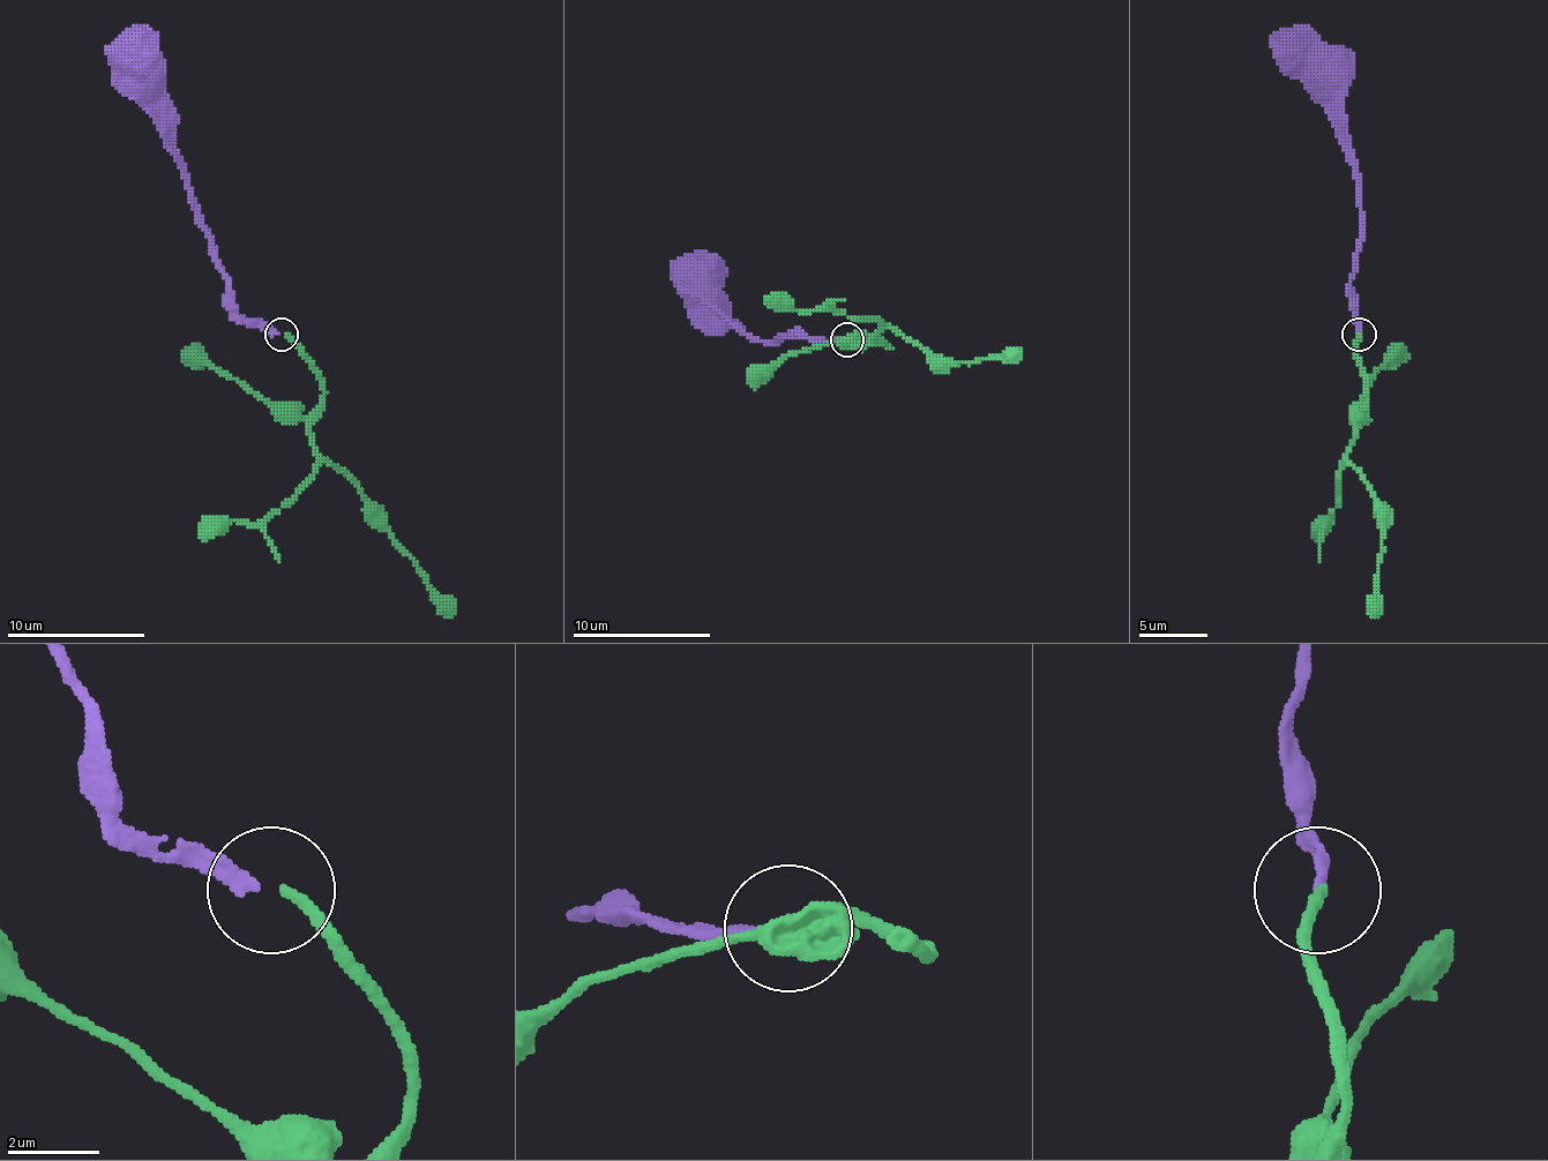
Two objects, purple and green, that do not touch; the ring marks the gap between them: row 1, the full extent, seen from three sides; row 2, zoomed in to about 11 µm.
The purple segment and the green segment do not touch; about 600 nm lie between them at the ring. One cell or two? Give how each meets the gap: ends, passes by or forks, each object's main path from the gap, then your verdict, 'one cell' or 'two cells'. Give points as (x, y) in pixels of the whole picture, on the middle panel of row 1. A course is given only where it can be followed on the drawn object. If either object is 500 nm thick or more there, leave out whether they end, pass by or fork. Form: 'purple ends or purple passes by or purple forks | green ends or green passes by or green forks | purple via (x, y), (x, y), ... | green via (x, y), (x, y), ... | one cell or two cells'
purple ends | green ends | purple via (844, 337), (816, 341), (795, 330), (778, 341), (754, 341), (686, 279), (696, 276) | green via (851, 337), (872, 337), (889, 347), (875, 334), (896, 327), (924, 351), (951, 361), (1021, 351) | two cells

